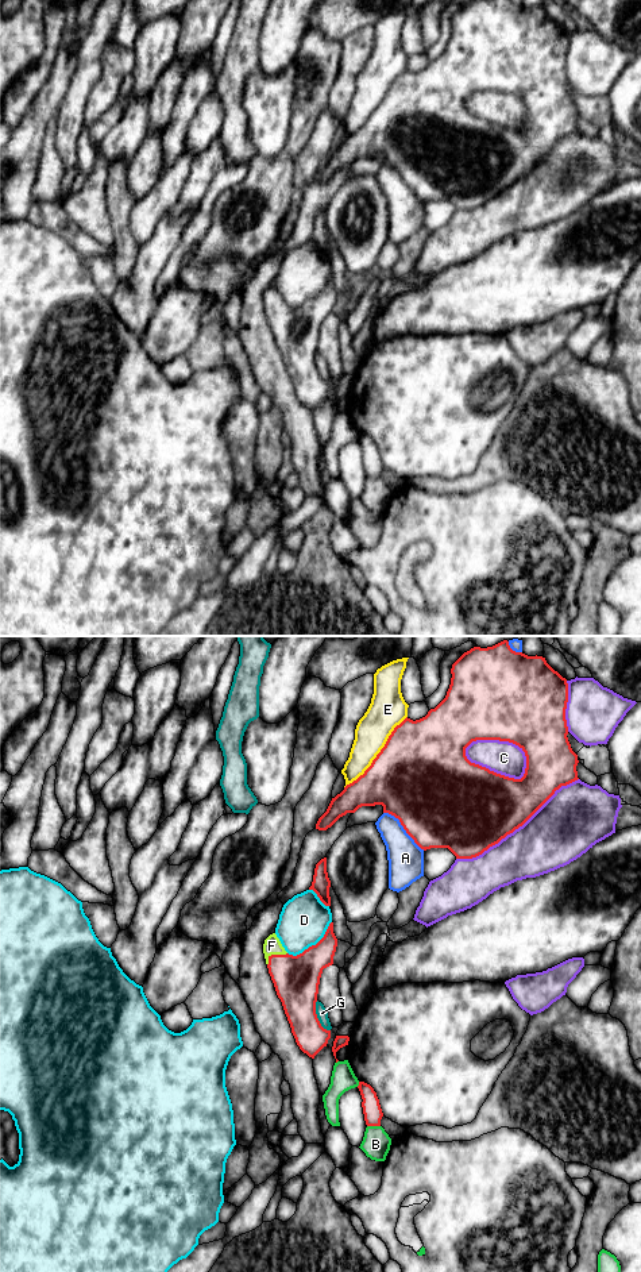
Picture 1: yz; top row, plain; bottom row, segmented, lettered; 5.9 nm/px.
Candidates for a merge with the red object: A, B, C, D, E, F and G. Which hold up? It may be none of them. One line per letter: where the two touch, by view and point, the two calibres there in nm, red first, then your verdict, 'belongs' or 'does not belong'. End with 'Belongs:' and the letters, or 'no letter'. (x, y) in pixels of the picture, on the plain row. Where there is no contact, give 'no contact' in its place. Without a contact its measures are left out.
A: meets red in yz at (404, 180); 500 nm thick on the red side, 220 nm on the other; does not belong
B: meets red in yz at (374, 477); 110 nm thick on the red side, 170 nm on the other; does not belong
C: meets red in yz at (491, 123); 500 nm thick on the red side, 200 nm on the other; does not belong
D: meets red in yz at (312, 297); 280 nm thick on the red side, 300 nm on the other; does not belong
E: meets red in yz at (378, 106); 500 nm thick on the red side, 200 nm on the other; does not belong
F: meets red in yz at (274, 307); 280 nm thick on the red side, 100 nm on the other; belongs
G: meets red in yz at (316, 369); 260 nm thick on the red side, 70 nm on the other; does not belong
Belongs: F

